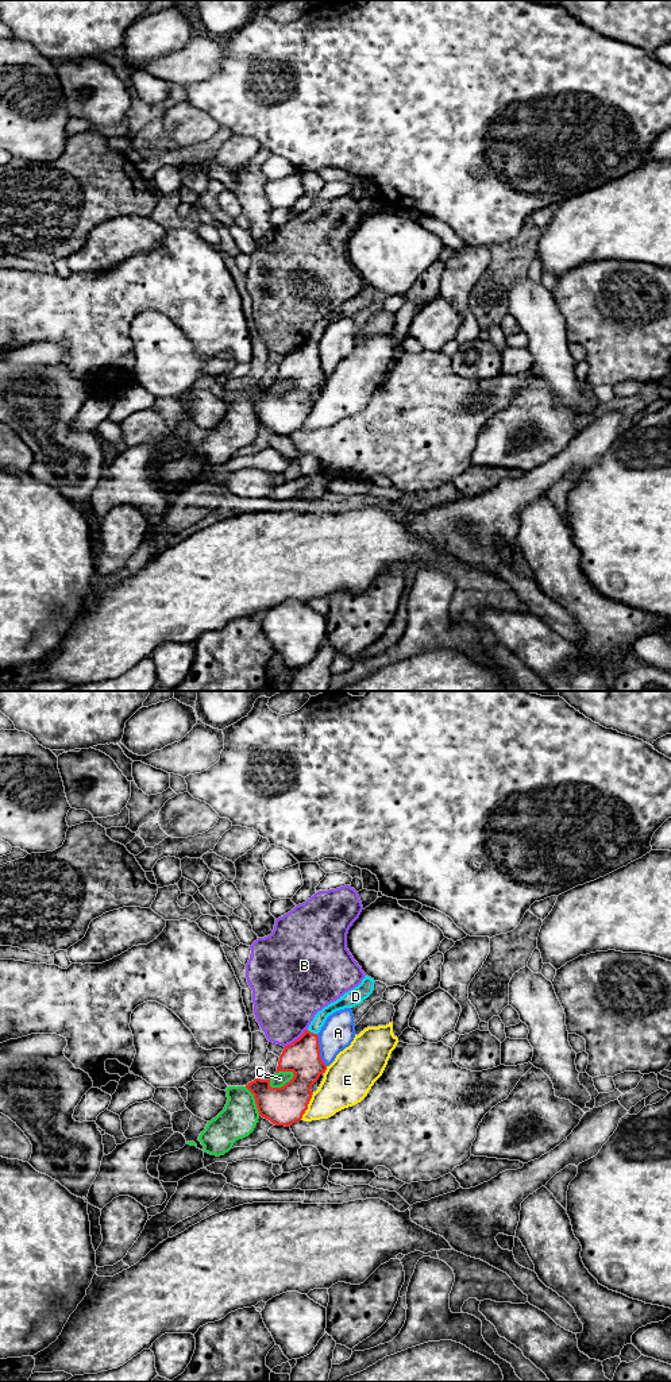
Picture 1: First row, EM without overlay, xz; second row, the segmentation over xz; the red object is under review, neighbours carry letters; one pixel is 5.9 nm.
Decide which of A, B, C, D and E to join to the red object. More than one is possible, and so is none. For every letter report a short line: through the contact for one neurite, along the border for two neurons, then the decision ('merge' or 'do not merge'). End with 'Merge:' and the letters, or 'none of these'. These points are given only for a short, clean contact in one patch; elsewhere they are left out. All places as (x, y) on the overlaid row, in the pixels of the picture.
A: do not merge
B: xz (307, 1029), (284, 1046) | do not merge
C: do not merge
D: xz (307, 1030), (316, 1034) | do not merge
E: xz (313, 1093), (308, 1108), (300, 1119) | do not merge
Merge: none of these

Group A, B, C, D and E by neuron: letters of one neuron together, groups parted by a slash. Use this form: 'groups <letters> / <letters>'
groups A / B / C / D / E

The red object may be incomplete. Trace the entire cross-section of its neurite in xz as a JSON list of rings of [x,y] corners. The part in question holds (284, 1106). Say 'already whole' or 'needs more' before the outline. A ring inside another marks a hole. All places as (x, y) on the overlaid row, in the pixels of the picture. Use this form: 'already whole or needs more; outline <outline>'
already whole; outline [[[308,1030],[279,1055],[277,1072],[292,1072],[293,1078],[281,1088],[257,1077],[246,1088],[254,1095],[259,1116],[275,1126],[290,1127],[300,1122],[312,1099],[312,1085],[325,1073],[320,1057],[319,1036]]]

